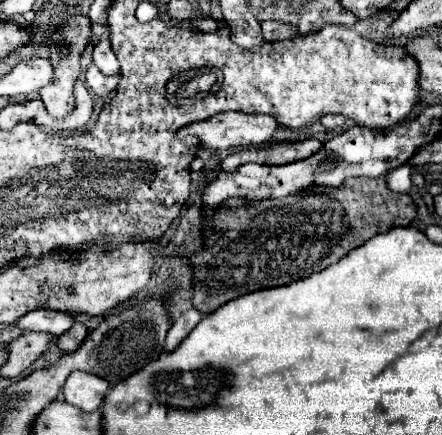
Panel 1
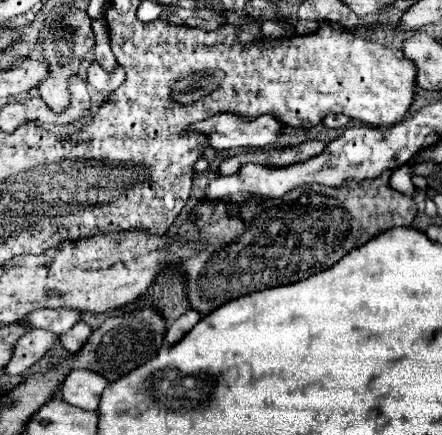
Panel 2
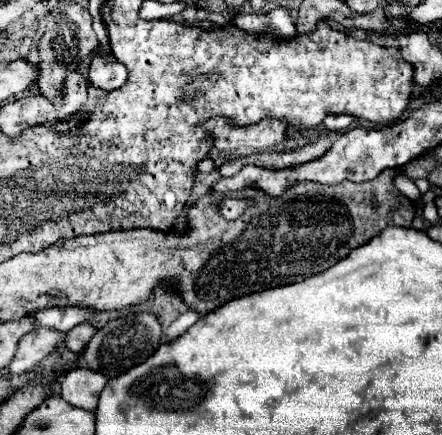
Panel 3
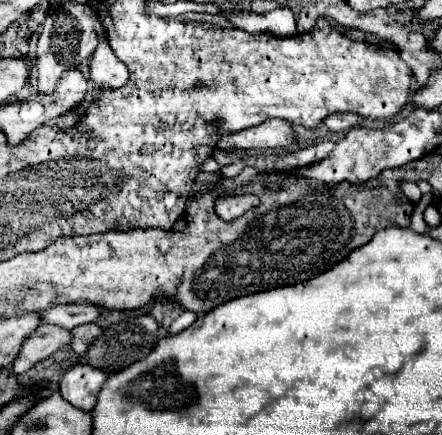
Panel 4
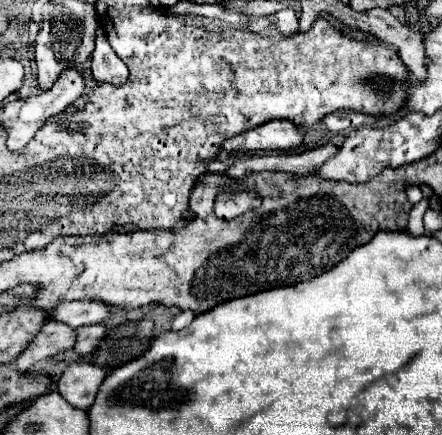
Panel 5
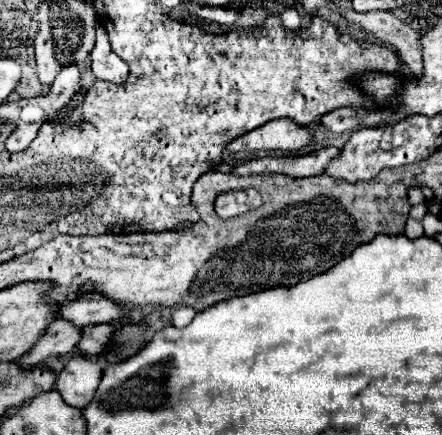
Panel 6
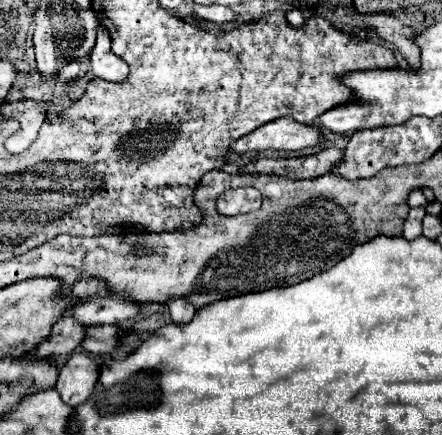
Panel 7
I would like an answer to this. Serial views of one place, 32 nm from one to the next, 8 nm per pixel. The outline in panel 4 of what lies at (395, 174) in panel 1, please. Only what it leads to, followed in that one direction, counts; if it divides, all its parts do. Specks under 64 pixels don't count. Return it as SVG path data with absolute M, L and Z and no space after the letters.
M402 182L400 188L402 188L402 192L406 194L406 198L408 198L410 202L414 202L414 204L422 198L422 192L420 192L420 188L418 188L414 182Z

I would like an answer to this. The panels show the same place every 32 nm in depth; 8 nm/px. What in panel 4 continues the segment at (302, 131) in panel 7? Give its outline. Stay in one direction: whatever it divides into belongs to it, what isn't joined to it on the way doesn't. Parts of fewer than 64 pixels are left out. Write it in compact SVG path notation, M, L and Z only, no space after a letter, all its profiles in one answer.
M264 120L258 126L244 128L238 132L220 132L220 140L216 142L218 150L266 150L276 146L286 146L294 140L292 124L286 120Z

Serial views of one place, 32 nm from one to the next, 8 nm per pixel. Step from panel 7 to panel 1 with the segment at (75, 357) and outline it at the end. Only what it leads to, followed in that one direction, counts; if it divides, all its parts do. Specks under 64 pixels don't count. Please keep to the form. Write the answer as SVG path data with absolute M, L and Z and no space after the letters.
M72 372L64 384L64 398L68 404L80 408L82 412L94 412L102 406L104 394L110 390L110 382L88 374L88 372Z

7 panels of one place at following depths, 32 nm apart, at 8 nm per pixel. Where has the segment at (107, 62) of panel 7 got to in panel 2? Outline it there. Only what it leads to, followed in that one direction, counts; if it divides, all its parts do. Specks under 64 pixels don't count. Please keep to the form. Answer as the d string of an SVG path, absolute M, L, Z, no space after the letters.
M96 62L90 64L88 68L88 78L86 82L100 94L108 96L110 92L114 92L122 82L124 82L124 70L118 66L114 72L106 72L102 70Z

